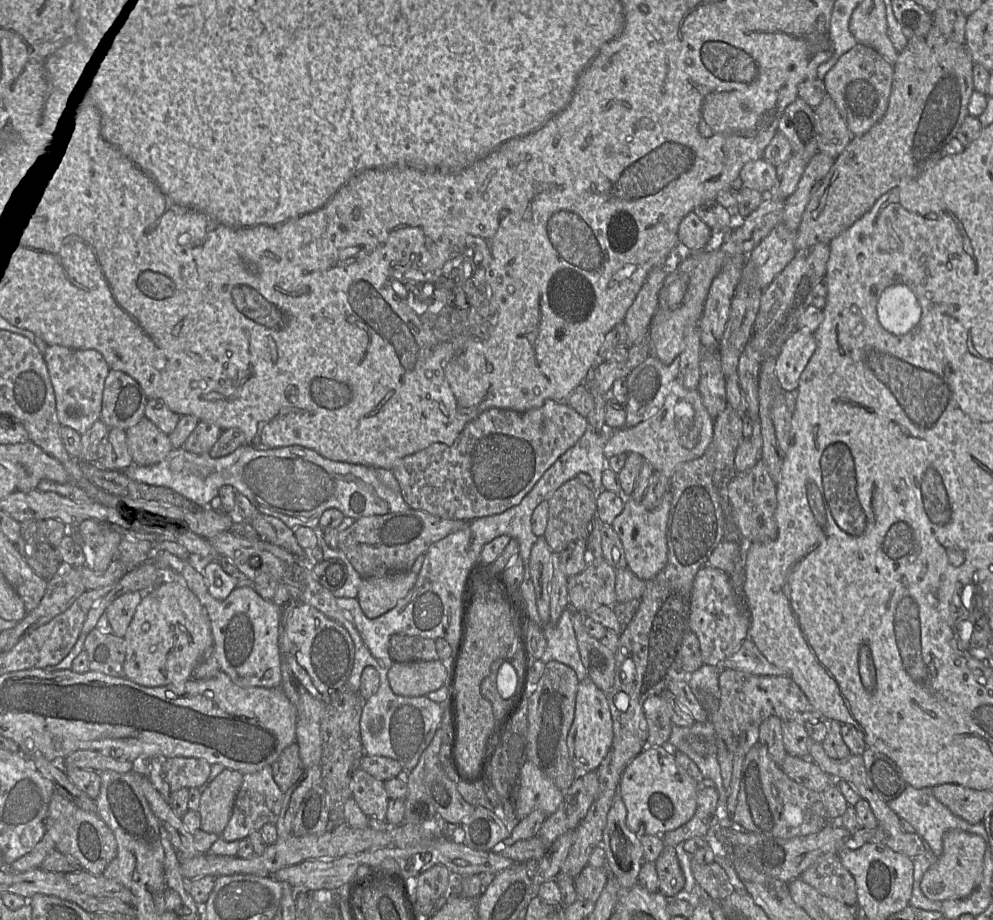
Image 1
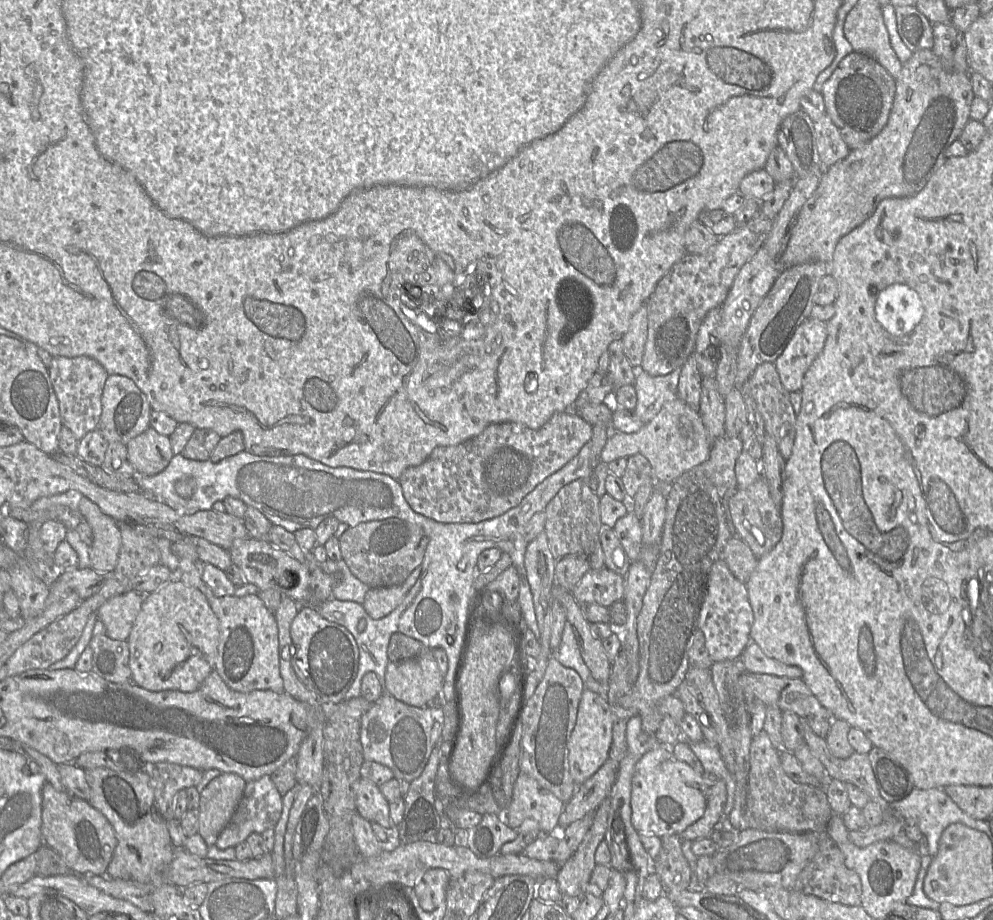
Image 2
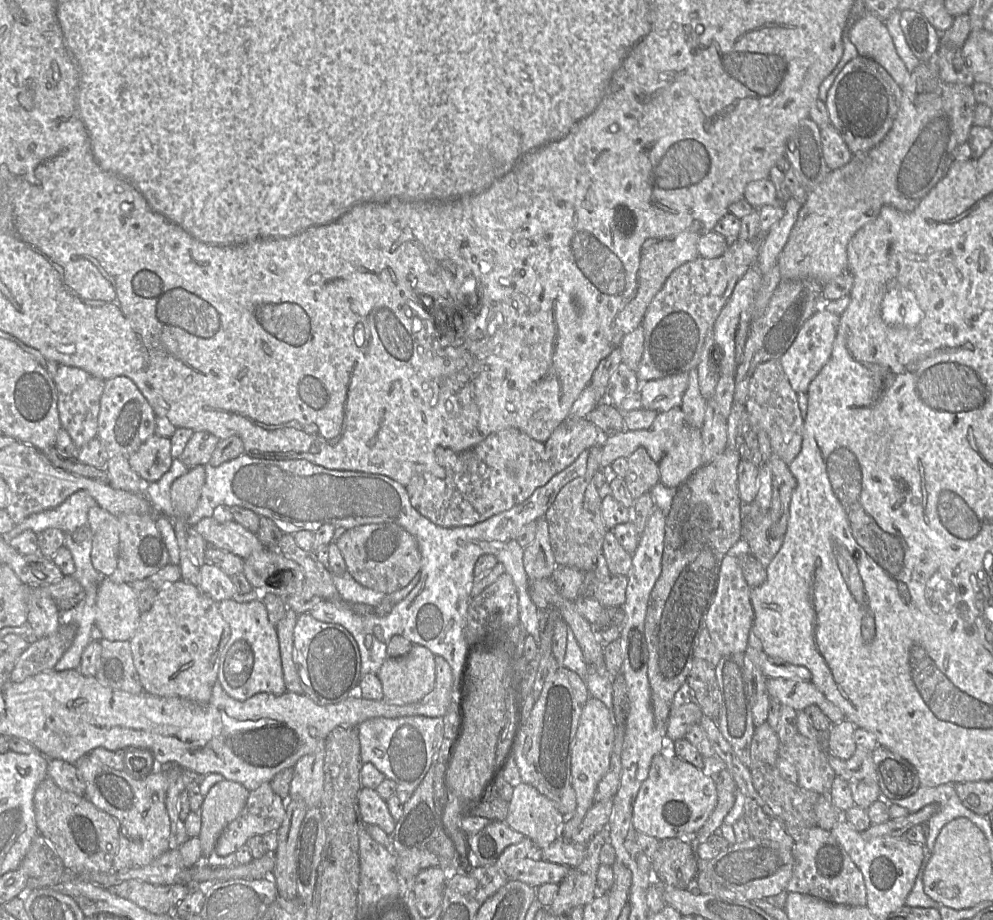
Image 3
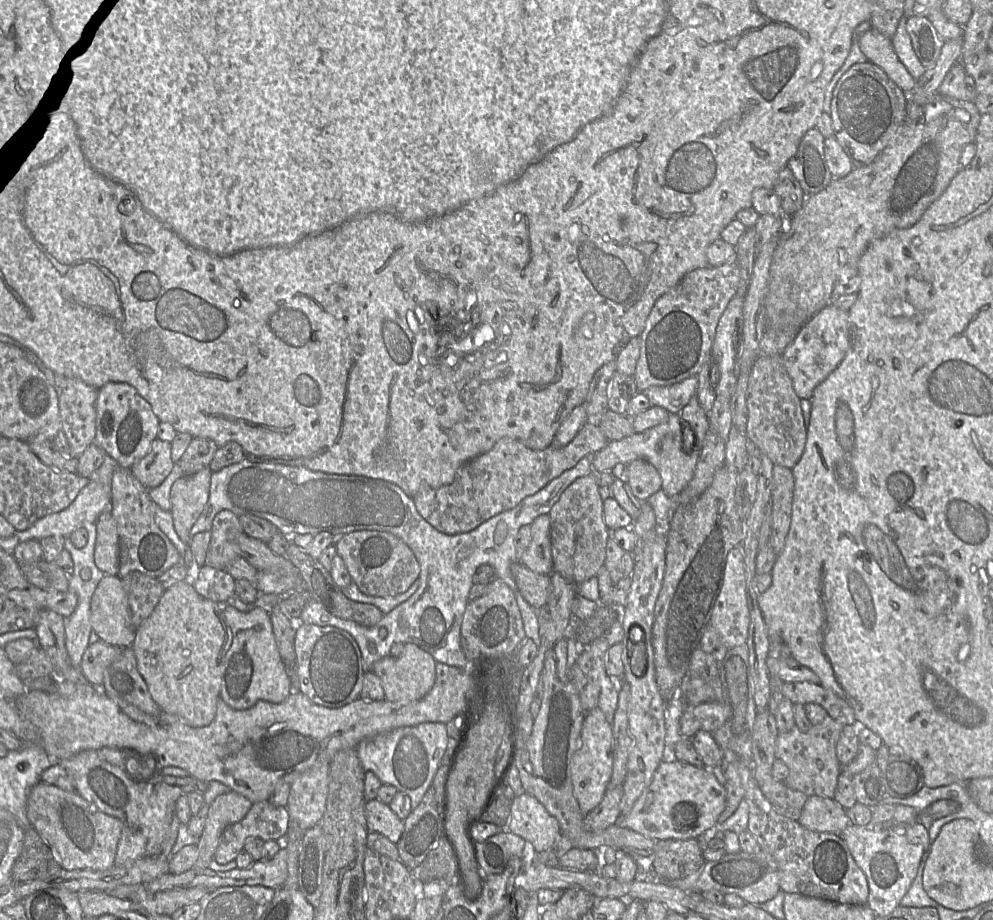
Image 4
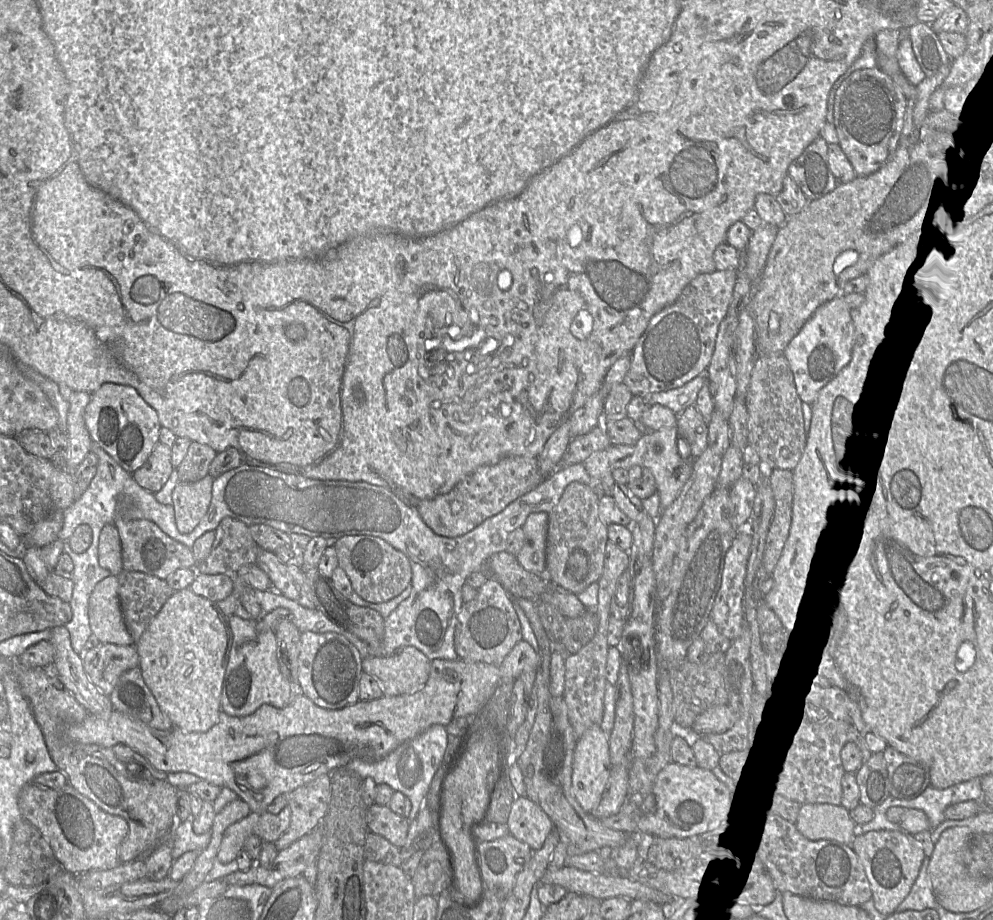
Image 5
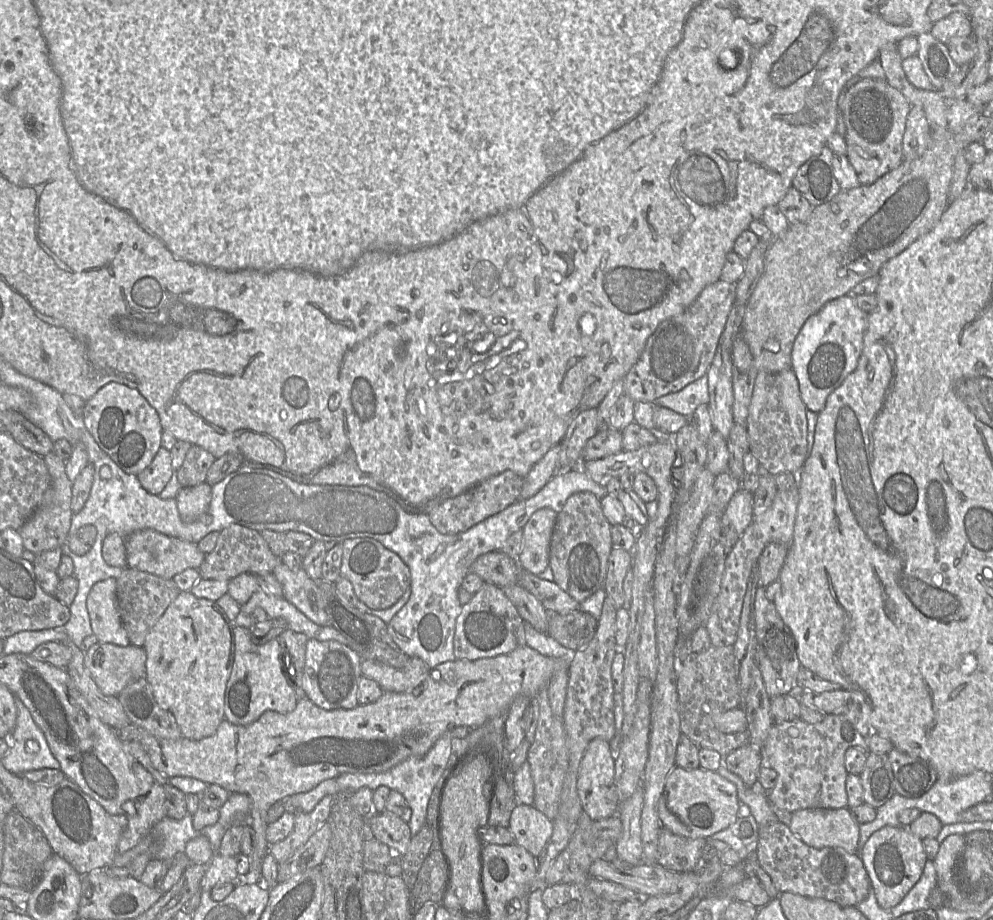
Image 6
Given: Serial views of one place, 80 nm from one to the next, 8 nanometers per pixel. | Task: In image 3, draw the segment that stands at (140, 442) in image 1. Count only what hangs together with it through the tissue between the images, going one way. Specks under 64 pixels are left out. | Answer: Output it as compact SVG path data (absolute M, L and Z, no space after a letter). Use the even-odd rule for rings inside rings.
M153 434L129 456L131 468L143 483L158 481L171 468L173 462L171 447L169 438Z

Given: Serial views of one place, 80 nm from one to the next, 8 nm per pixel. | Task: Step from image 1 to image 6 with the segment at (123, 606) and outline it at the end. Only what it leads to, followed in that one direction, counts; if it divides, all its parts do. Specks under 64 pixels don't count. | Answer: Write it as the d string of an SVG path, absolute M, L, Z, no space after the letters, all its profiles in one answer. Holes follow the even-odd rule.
M116 579L96 582L87 597L87 610L93 634L100 643L130 645L117 606Z

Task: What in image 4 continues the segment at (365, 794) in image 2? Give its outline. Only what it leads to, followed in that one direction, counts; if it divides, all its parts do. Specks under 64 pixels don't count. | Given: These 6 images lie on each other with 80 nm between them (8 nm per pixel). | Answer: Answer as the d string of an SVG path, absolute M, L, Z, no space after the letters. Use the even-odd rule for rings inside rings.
M377 798L365 803L365 816L368 830L385 835L393 843L397 843L404 830L404 821L390 808L389 804Z

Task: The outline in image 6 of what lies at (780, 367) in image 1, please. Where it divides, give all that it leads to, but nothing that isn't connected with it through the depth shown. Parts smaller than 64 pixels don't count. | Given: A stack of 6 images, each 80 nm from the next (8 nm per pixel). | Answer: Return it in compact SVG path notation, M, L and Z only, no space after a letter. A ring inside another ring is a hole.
M851 295L826 303L805 321L793 343L791 369L807 409L817 414L821 412L827 397L855 370L862 354L867 324L868 313L858 307Z

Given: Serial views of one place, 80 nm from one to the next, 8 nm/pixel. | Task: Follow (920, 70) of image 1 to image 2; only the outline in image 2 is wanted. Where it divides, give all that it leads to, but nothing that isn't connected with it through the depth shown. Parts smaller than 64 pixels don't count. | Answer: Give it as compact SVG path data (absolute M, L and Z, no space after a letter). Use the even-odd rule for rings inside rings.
M924 49L913 52L912 57L903 64L901 72L896 78L896 93L887 124L882 129L882 131L868 143L860 148L851 150L846 158L830 166L828 169L825 169L817 189L815 190L813 195L805 202L802 209L800 210L798 220L792 230L790 240L785 251L780 257L780 263L782 264L782 266L784 268L789 268L795 265L813 261L822 261L830 264L838 241L844 235L848 234L854 228L861 225L865 220L867 220L874 213L877 205L881 200L889 197L910 197L919 193L926 186L929 179L945 163L945 161L947 160L947 149L955 140L960 137L964 127L970 120L970 110L973 99L974 92L972 88L970 73L947 71L942 66L940 60L934 54L932 49Z

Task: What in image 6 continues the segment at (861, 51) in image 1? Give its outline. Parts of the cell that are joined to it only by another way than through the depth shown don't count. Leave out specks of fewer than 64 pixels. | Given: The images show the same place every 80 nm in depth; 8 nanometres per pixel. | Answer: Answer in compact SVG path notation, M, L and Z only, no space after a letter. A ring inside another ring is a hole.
M855 77L841 90L837 106L846 127L846 156L861 185L873 184L902 163L902 140L911 105L900 91L886 80Z

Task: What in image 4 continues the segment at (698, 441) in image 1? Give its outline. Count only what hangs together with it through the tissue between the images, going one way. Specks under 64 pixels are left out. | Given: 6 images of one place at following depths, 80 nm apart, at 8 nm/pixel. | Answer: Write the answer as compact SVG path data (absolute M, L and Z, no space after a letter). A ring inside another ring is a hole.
M670 413L668 420L663 424L618 441L609 441L602 450L594 454L592 466L593 470L602 473L612 471L618 463L628 465L637 459L646 460L659 472L662 490L669 497L675 498L692 479L701 451L693 446L693 450L689 452L689 442L684 444L685 447L682 446L682 420L679 414Z

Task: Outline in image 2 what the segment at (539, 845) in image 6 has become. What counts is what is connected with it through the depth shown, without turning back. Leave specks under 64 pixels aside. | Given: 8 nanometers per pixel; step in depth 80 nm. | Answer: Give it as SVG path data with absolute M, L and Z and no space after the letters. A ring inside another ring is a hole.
M520 772L507 810L507 825L517 831L539 829L543 834L550 834L558 824L564 804L553 793L541 788L532 777Z

